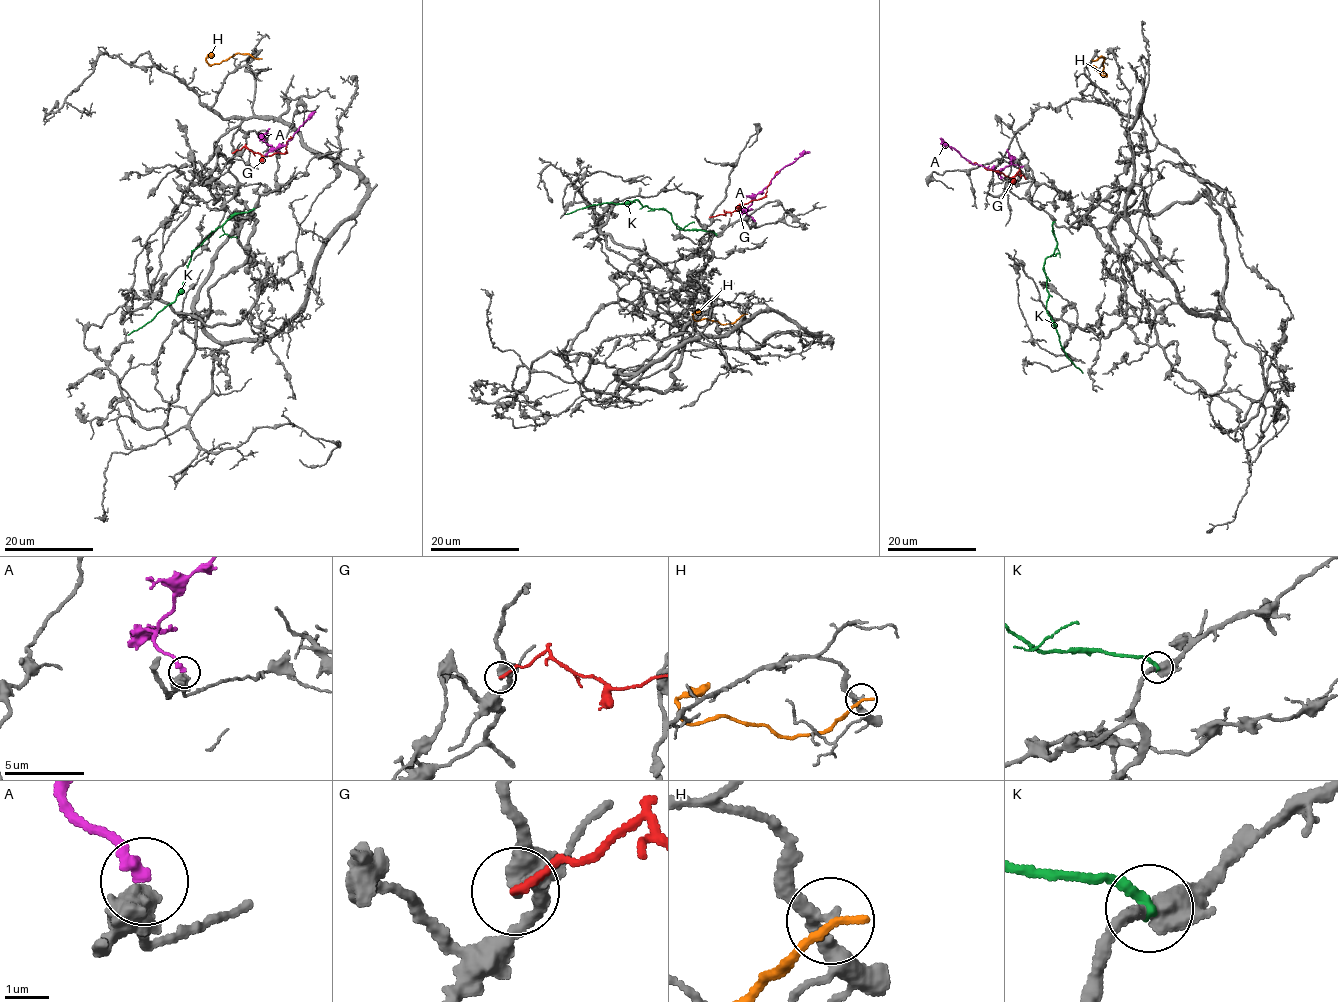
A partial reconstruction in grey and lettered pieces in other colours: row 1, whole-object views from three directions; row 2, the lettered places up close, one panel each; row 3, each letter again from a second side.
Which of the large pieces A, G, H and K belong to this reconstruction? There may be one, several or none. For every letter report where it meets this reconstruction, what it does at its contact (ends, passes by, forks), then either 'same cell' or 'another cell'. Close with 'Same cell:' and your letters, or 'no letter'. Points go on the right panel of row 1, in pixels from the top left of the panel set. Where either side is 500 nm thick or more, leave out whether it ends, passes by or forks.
A: meets grey at (1023, 166); it ends there; same cell
G: meets grey at (1025, 179); it ends there; another cell
H: meets grey at (1093, 61); it ends there; another cell
K: meets grey at (1054, 222); it ends there; another cell
Same cell: A

